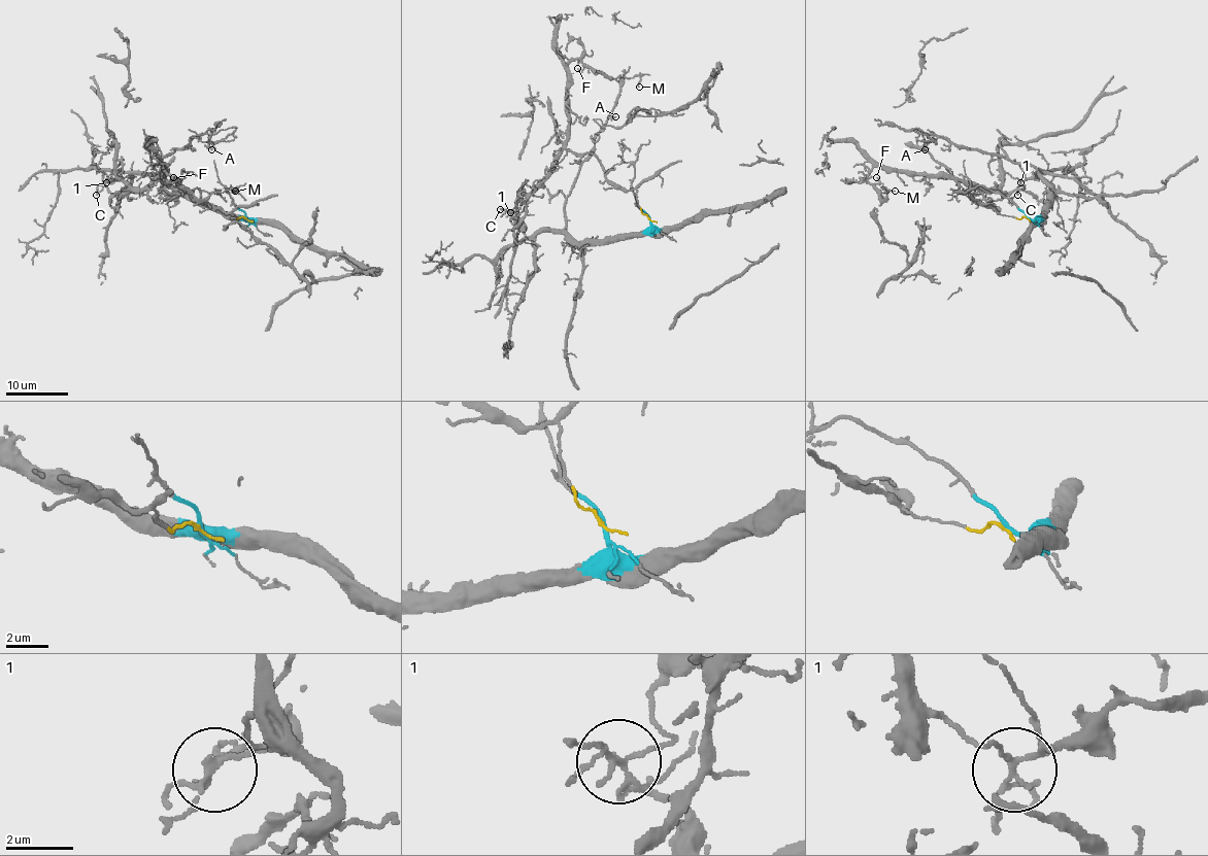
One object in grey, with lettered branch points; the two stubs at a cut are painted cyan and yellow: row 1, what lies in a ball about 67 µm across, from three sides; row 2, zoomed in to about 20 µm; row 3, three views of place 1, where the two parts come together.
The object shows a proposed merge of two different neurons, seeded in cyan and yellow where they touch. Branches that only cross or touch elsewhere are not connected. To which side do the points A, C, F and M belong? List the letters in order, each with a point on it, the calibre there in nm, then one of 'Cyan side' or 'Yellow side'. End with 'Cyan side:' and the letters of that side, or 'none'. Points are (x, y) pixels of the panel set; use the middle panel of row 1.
A: Place: (615, 116). Thickness 70 nm. Cyan side
C: Place: (500, 209). Thickness 140 nm. Cyan side
F: Place: (577, 68). Thickness 110 nm. Yellow side
M: Place: (639, 87). Thickness 90 nm. Yellow side
Cyan side: A, C

